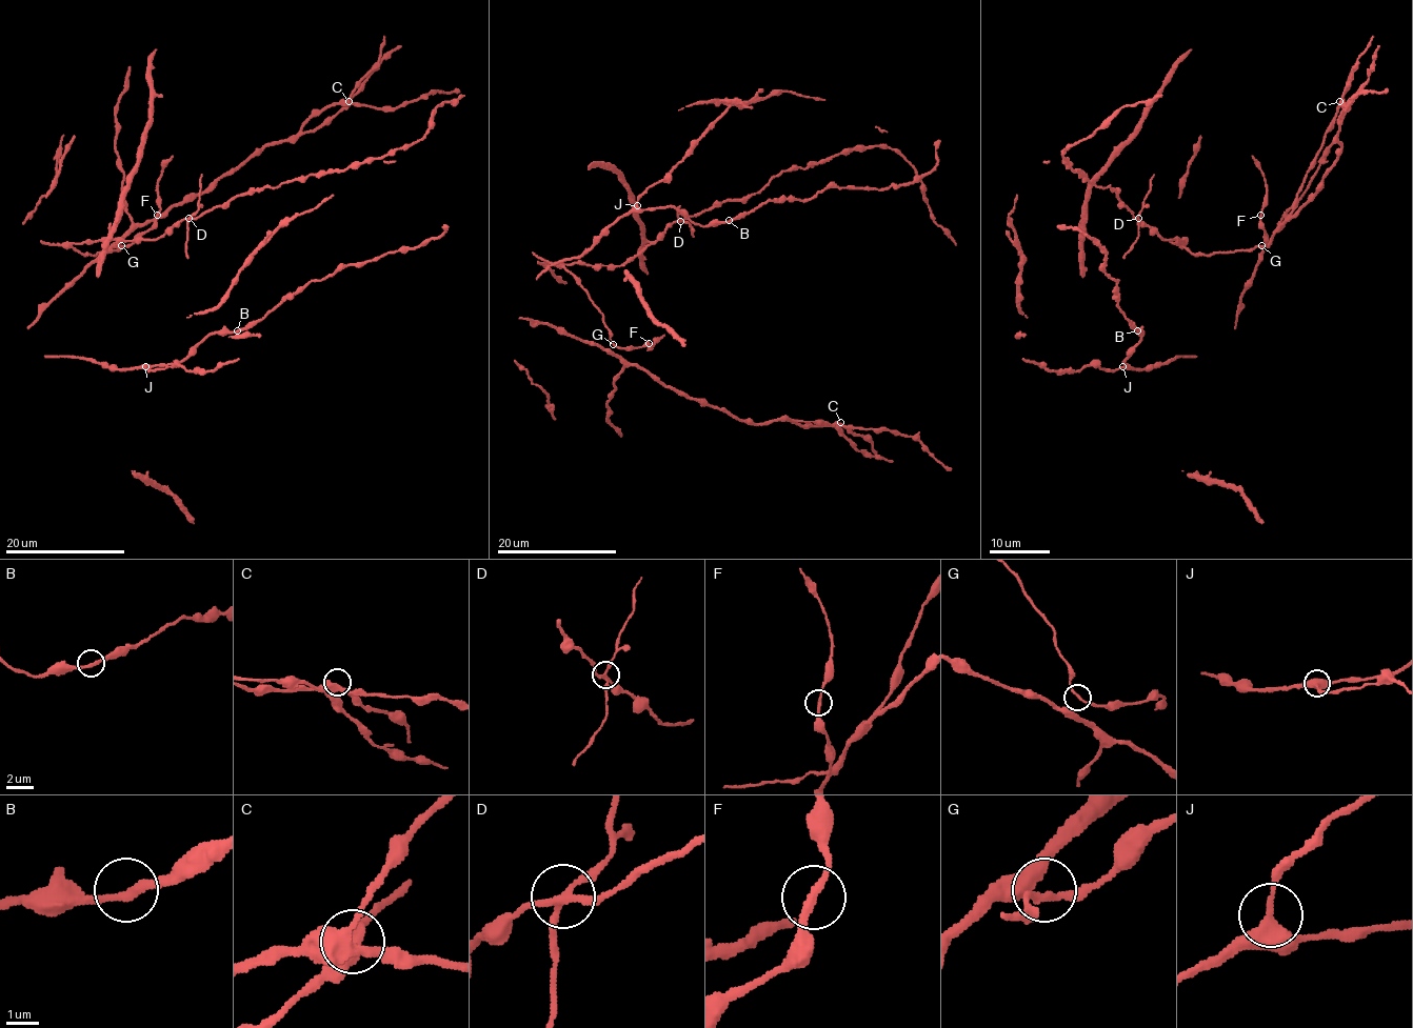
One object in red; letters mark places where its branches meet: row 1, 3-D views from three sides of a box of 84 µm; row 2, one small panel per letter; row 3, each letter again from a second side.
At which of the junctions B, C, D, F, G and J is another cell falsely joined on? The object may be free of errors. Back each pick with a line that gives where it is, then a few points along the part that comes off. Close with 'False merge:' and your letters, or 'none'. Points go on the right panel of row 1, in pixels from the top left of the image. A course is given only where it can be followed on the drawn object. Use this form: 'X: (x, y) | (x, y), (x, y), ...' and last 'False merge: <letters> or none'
D: (1138, 218) | (1137, 218), (1154, 175)
False merge: D

